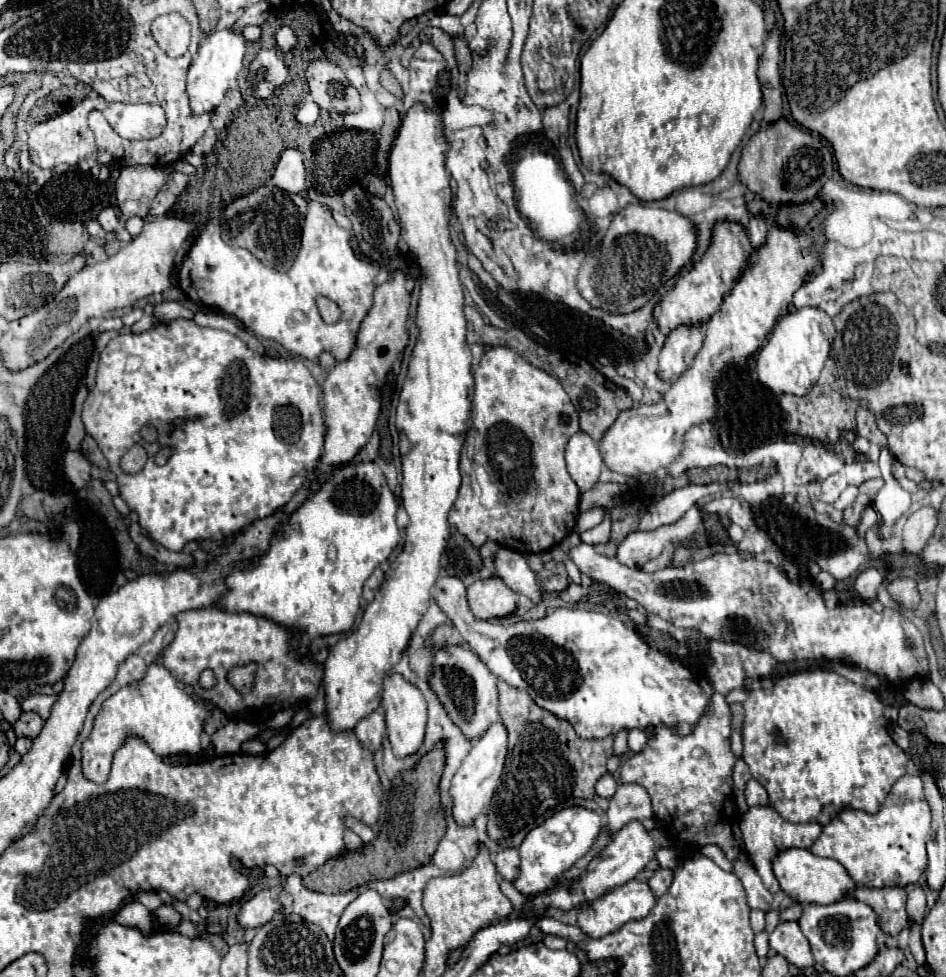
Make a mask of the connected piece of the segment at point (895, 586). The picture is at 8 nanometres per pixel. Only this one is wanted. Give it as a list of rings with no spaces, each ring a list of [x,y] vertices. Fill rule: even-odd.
[[[896,578],[888,584],[888,590],[894,596],[894,600],[904,604],[908,610],[914,610],[914,606],[920,600],[920,594],[916,590],[916,582],[912,578]]]

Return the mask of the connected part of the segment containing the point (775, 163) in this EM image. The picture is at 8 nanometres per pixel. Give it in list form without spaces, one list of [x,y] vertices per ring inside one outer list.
[[[780,118],[764,130],[758,130],[742,150],[738,164],[740,184],[768,204],[804,204],[812,202],[826,180],[832,178],[832,152],[828,144],[800,126]]]

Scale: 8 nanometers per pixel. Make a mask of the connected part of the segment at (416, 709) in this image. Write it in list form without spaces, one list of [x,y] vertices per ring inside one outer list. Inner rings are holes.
[[[390,674],[384,680],[384,694],[382,694],[382,708],[386,712],[386,730],[396,756],[404,758],[416,754],[426,732],[426,700],[422,692],[406,682],[400,674]]]

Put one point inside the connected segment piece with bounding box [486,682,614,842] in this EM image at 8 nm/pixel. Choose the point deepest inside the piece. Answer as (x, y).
(542, 749)

